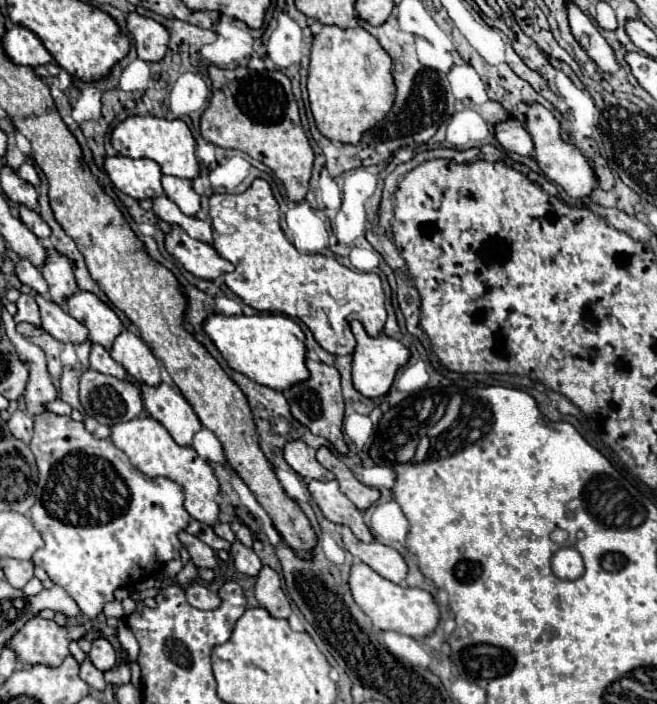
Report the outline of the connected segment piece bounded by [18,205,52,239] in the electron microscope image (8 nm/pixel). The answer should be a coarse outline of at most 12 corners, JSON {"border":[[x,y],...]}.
{"border":[[20,205],[22,223],[38,239],[48,239],[52,229],[34,209]]}

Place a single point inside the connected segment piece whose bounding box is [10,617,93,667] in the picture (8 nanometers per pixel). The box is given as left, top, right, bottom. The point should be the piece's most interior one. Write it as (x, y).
(41, 641)

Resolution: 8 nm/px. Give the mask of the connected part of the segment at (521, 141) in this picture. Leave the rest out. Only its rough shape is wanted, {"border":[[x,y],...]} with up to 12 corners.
{"border":[[518,119],[496,125],[500,145],[518,155],[532,155],[534,141]]}

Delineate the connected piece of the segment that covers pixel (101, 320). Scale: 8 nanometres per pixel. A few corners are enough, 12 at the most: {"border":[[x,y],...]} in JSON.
{"border":[[76,291],[66,309],[84,323],[92,343],[112,347],[124,329],[110,305]]}

